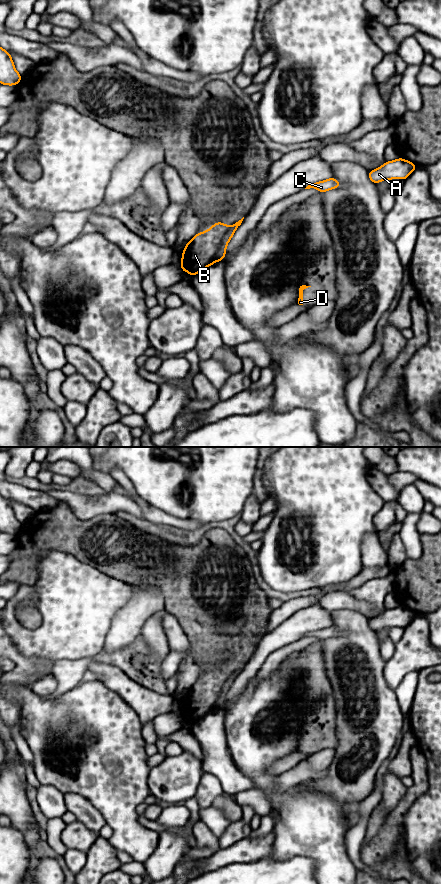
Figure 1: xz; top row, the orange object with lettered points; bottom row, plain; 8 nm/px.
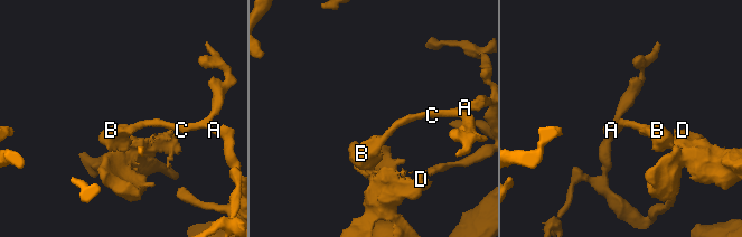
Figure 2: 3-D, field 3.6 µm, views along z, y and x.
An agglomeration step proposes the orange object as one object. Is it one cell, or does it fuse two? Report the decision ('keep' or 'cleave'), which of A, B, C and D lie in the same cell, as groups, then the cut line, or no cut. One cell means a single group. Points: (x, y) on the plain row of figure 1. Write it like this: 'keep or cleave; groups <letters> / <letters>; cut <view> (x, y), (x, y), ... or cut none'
cleave; groups A C / B D; cut xz (230, 675), (224, 680), (216, 702), (216, 708)

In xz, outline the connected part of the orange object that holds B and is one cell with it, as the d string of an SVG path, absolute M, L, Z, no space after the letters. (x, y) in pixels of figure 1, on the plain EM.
M217 670L212 673L209 678L196 682L185 694L182 701L181 717L191 722L193 725L198 720L201 720L206 715L217 710L216 702L220 696L221 690L224 685L224 680L230 675L222 670Z

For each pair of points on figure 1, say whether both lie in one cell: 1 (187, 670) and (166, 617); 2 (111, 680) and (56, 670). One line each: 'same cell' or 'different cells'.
1: same cell
2: different cells

